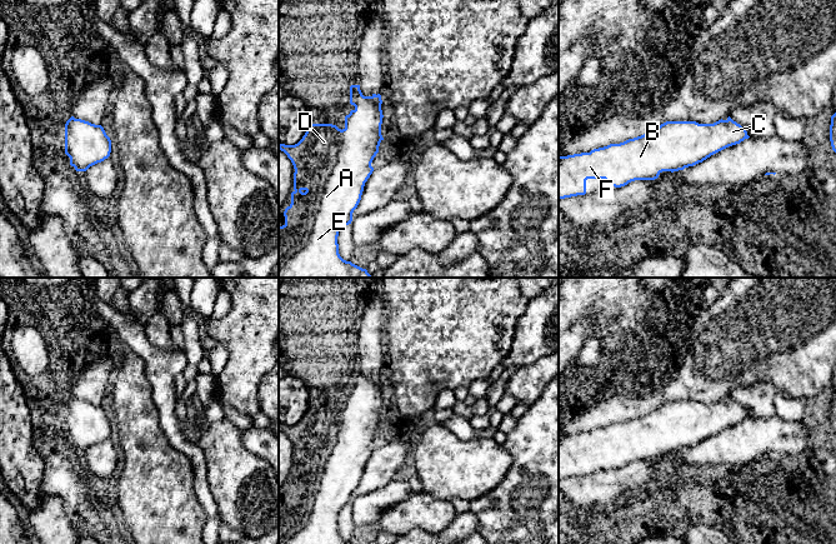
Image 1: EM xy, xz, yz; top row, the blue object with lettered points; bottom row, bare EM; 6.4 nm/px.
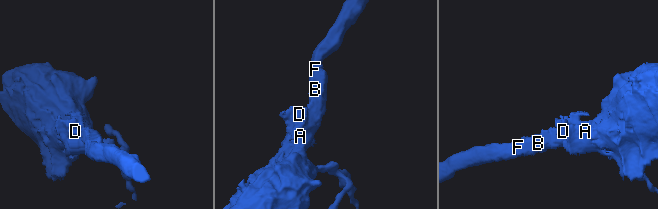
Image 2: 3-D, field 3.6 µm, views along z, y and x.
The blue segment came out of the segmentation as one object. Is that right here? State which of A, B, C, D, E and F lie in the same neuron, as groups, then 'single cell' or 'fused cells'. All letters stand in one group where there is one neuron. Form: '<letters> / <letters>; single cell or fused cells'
A B C D E F; single cell

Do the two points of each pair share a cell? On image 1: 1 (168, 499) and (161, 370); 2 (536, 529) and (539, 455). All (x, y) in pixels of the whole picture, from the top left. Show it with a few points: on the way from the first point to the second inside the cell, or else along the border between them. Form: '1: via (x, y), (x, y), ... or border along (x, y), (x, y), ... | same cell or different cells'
1: border along (154, 404), (161, 430), (168, 440), (183, 454) | different cells
2: via (539, 510), (539, 474) | same cell

